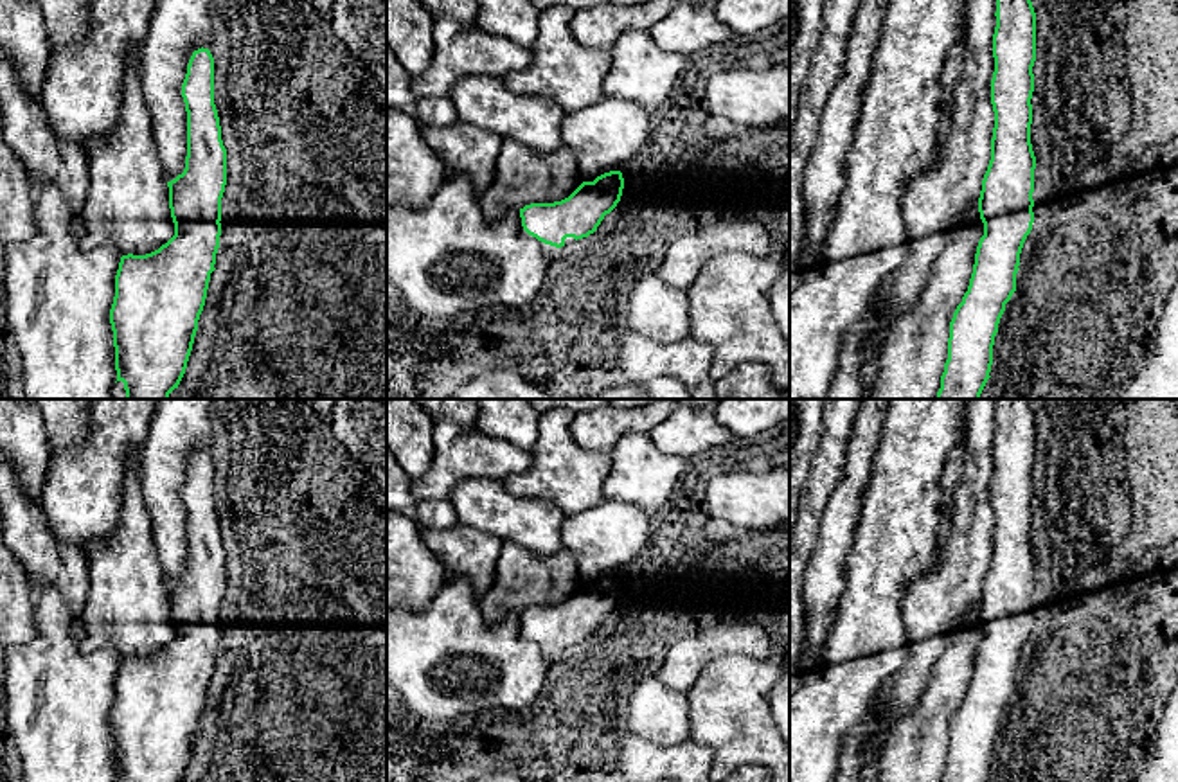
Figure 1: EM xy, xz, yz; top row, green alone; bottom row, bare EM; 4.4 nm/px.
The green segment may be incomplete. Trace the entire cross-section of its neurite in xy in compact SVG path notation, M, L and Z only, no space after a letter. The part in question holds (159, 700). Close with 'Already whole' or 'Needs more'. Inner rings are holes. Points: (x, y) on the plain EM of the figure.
M209 451L192 455L182 487L187 514L187 559L185 572L167 584L169 611L174 638L158 653L146 658L122 658L115 678L115 699L110 712L113 733L117 782L182 782L192 753L198 723L205 708L210 676L216 672L216 656L221 638L221 600L227 588L227 552L214 507L214 460Z. Already whole

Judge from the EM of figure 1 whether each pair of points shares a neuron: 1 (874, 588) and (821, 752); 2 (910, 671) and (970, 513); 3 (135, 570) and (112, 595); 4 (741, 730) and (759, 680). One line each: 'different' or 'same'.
1: same
2: same
3: same
4: same

